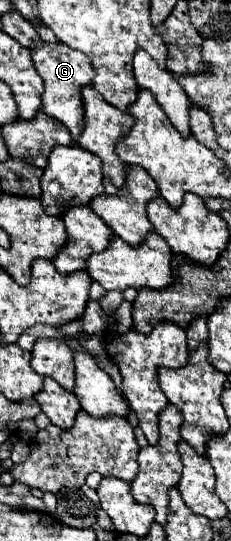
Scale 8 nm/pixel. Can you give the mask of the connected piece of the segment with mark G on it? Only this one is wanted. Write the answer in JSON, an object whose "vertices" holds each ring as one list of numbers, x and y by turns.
{"vertices":[[38,43,30,47,32,61,36,65,36,71,44,79,44,93,42,93,42,111,58,121,62,121,68,131,74,135,76,141,82,131,82,95,80,89,84,85,90,85,94,79,94,69,88,61,88,57,82,51,76,51,64,43]]}

